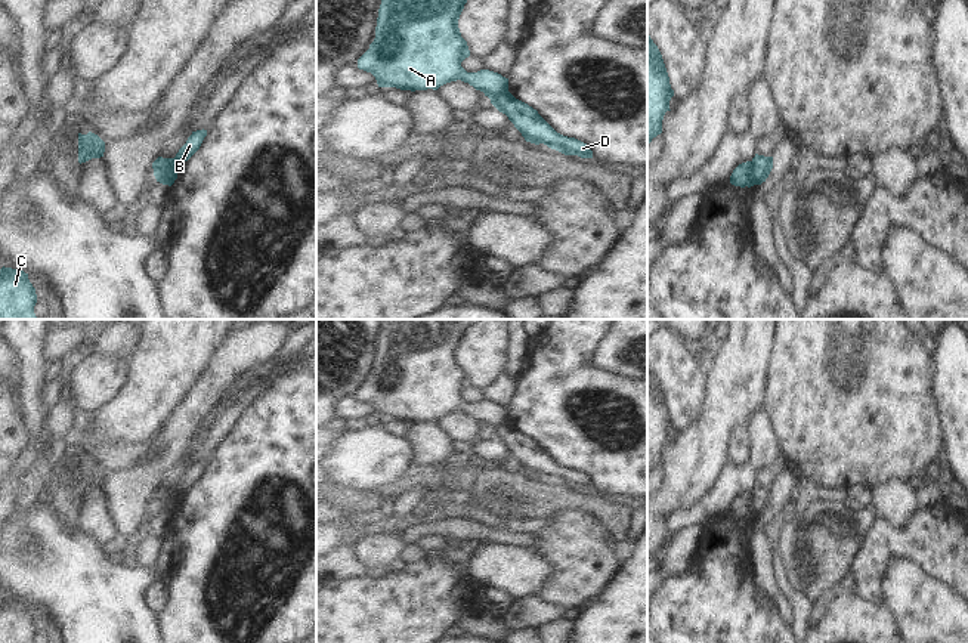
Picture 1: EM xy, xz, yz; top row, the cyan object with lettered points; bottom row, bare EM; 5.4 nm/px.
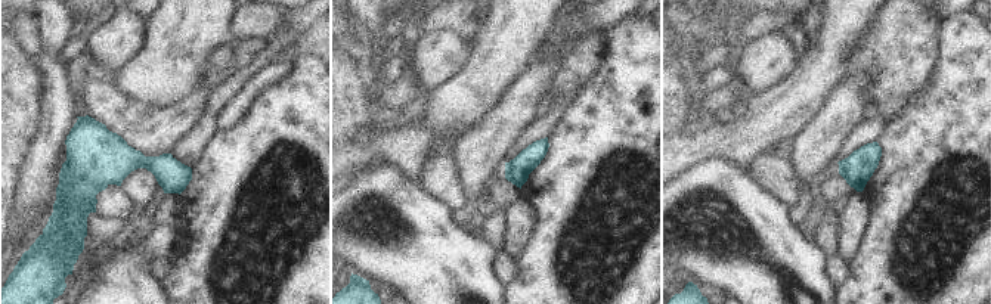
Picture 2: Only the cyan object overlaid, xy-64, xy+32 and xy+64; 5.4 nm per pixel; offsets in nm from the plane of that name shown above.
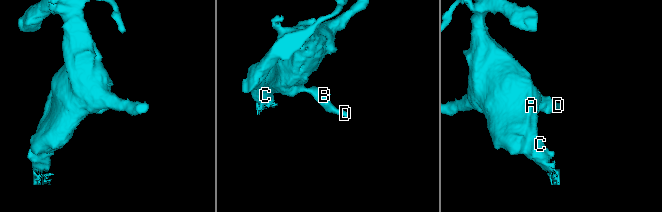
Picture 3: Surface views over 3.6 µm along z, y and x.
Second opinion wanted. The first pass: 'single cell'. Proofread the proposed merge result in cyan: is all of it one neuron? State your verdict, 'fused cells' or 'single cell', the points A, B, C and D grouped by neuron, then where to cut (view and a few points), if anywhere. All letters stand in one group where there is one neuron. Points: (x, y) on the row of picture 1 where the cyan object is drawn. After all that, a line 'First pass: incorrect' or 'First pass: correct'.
fused cells; groups A C / B D; cut xy (166, 158), (169, 166), (167, 178), (172, 184)
First pass: incorrect

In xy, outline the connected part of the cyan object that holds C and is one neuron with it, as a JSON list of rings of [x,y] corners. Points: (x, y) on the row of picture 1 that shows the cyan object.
[[[0,269],[0,319],[38,319],[34,313],[37,303],[35,288],[28,279],[28,273],[21,269]]]

